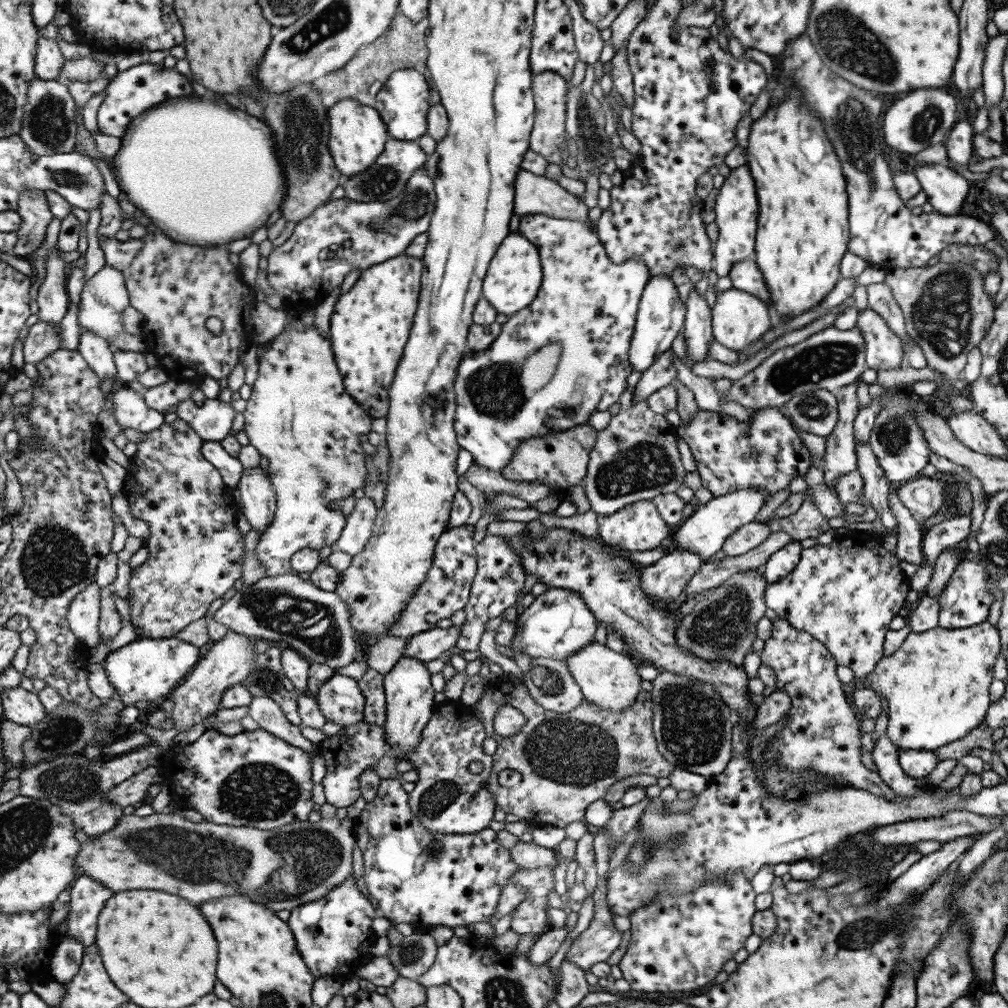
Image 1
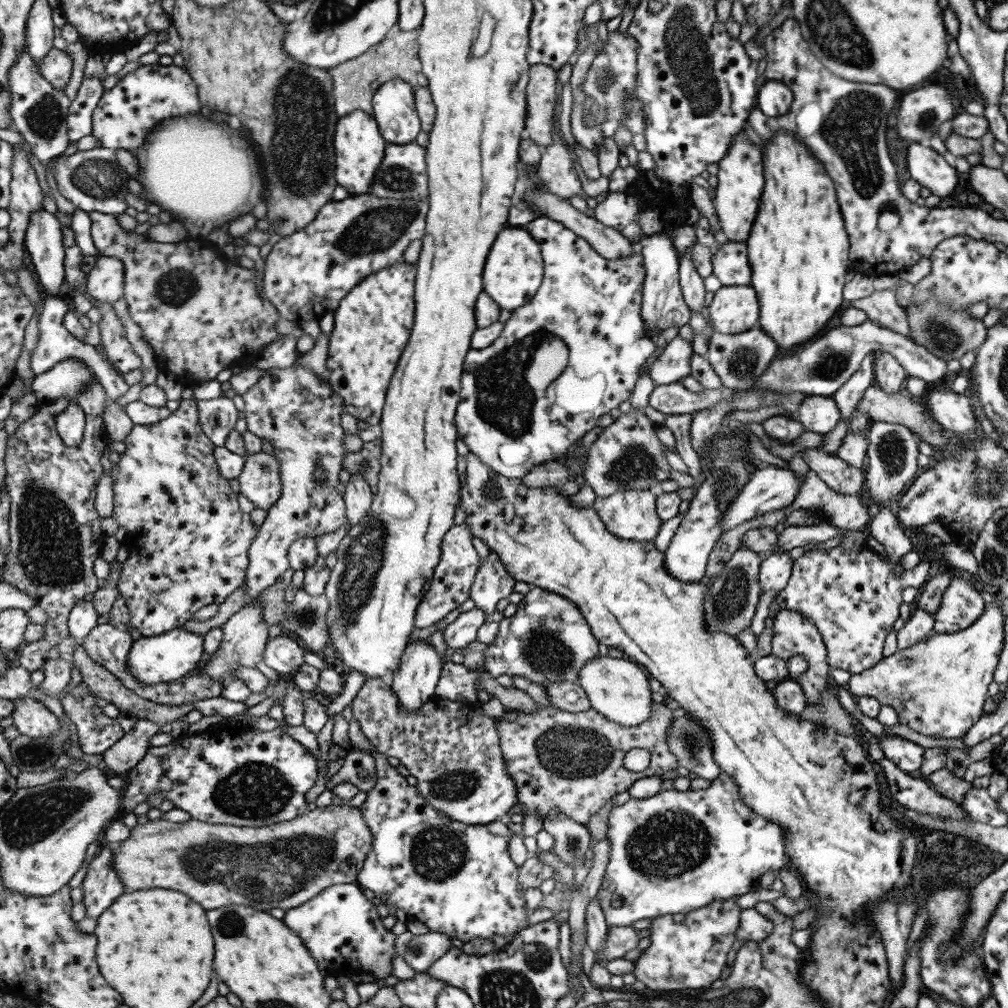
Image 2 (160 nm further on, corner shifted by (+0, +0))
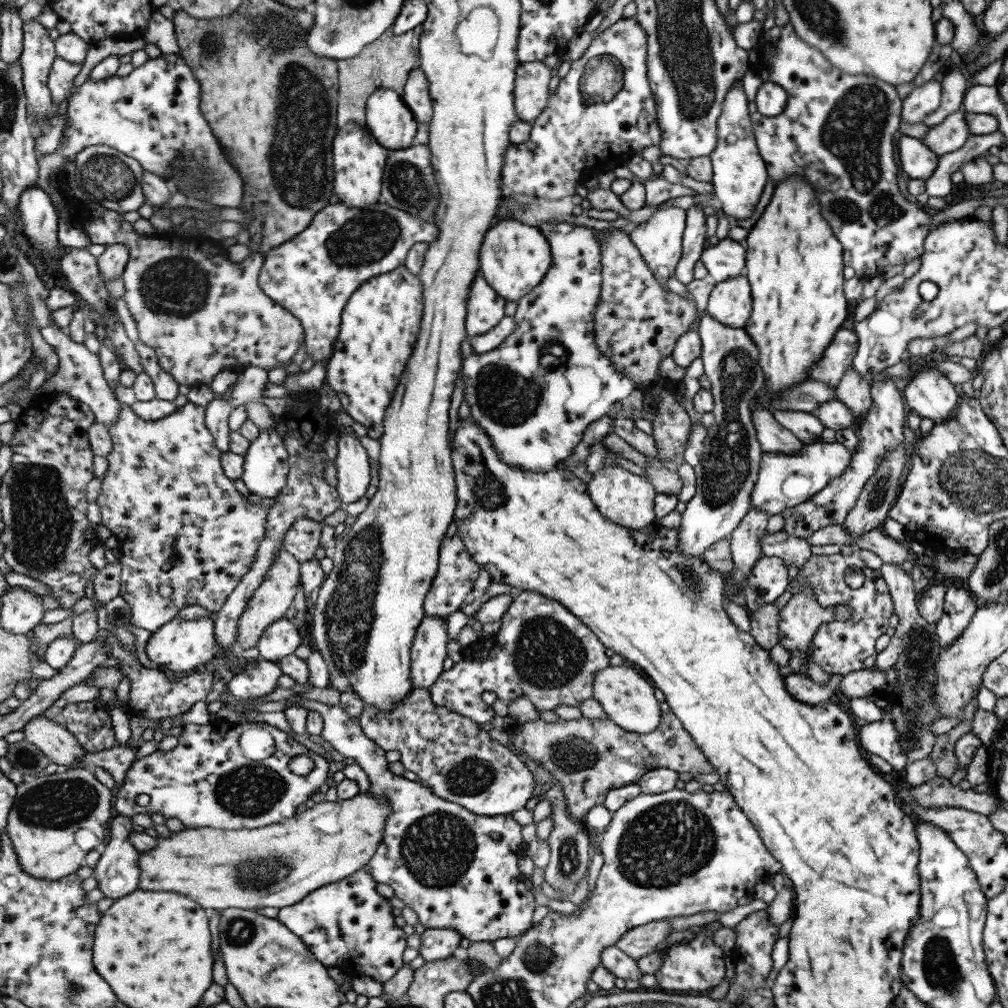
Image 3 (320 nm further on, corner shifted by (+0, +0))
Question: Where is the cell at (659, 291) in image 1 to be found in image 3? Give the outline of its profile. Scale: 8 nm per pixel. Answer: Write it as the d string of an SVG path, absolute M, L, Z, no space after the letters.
M661 208L651 214L651 218L643 224L637 224L631 232L629 239L639 252L641 259L645 261L653 278L667 290L666 282L673 278L676 264L681 257L682 233L685 225L685 211L681 208Z

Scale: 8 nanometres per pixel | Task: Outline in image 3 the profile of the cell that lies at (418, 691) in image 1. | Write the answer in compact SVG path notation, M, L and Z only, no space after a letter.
M425 615L416 629L411 648L412 688L431 688L438 680L447 646L445 617Z

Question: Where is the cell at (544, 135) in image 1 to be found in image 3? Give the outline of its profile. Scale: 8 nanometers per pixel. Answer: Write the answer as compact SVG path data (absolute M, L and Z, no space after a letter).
M529 61L518 63L514 70L513 81L513 108L519 121L531 124L536 116L544 109L547 102L549 88L547 84L553 72L541 61Z

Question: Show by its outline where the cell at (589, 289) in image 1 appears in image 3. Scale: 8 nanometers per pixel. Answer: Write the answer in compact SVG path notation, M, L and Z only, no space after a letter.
M549 222L541 223L541 227L538 228L539 232L543 234L547 246L549 246L549 254L551 254L551 262L549 269L545 274L545 277L533 287L533 290L529 290L527 294L523 295L516 302L516 309L514 312L514 329L505 341L497 348L485 352L483 354L471 353L470 356L462 359L463 372L463 395L467 404L469 405L469 414L471 421L477 423L482 431L489 437L494 449L497 453L497 458L501 459L510 465L515 465L521 469L527 469L528 471L547 472L550 471L555 464L559 463L562 459L567 458L578 442L582 439L582 434L587 425L593 420L597 420L600 416L611 413L611 405L625 398L631 391L634 391L634 382L630 378L626 378L614 364L612 364L607 357L601 357L599 349L595 347L595 338L593 334L593 315L596 309L597 303L600 301L601 295L601 274L600 274L600 257L601 252L599 250L599 242L597 242L597 230L593 228L585 228L585 226L575 226L575 224L567 224L567 222L558 222L551 225Z

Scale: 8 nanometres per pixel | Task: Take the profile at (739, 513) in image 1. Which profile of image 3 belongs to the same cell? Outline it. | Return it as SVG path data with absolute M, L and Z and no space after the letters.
M821 440L803 445L794 455L763 452L751 490L750 507L761 509L771 516L780 513L784 508L805 502L847 468L851 453L851 449L841 446L838 442L824 443Z

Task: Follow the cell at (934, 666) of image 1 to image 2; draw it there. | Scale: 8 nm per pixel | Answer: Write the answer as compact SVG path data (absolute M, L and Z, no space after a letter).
M994 602L984 604L981 616L972 625L949 634L933 631L913 646L882 657L870 669L850 675L846 690L855 698L864 695L875 698L880 706L889 706L897 714L897 724L907 726L916 733L934 739L961 739L983 715L987 686L992 681L1004 643L1004 624L1000 606Z

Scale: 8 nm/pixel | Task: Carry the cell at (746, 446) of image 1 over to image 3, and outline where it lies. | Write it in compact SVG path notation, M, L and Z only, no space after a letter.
M774 410L773 418L794 434L803 445L816 443L824 426L815 412Z

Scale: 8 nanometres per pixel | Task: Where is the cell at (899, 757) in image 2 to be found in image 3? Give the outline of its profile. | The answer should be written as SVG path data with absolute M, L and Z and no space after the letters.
M880 719L866 723L857 733L858 745L863 753L873 754L885 760L894 771L904 770L907 757L897 743L897 731L890 721Z

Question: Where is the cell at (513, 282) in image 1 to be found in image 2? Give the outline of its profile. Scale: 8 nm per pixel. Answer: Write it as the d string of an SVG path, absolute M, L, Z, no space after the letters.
M509 227L497 234L483 265L483 291L500 309L515 310L535 295L542 280L542 260L537 242L522 227Z

